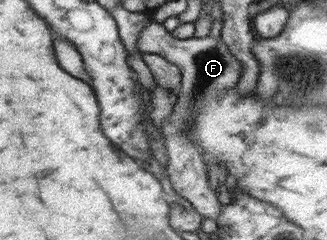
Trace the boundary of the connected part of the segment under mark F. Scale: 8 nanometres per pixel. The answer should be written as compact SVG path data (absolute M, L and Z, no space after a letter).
M148 22L140 31L138 37L138 49L142 53L156 53L162 58L166 58L170 63L177 65L181 69L181 85L178 94L178 100L174 106L173 112L162 121L163 136L166 138L165 147L168 154L167 175L170 178L170 183L176 193L176 196L182 196L190 201L194 209L201 217L210 217L217 221L221 212L221 204L218 201L214 190L210 188L210 179L208 172L208 164L203 159L201 149L187 139L187 135L191 132L191 125L195 122L192 117L196 117L198 112L203 110L204 105L209 104L214 94L227 90L234 89L237 84L238 77L241 75L243 67L241 61L237 60L231 53L229 48L224 43L223 39L216 37L204 37L204 39L177 39L171 33L168 33L164 26L159 22Z

